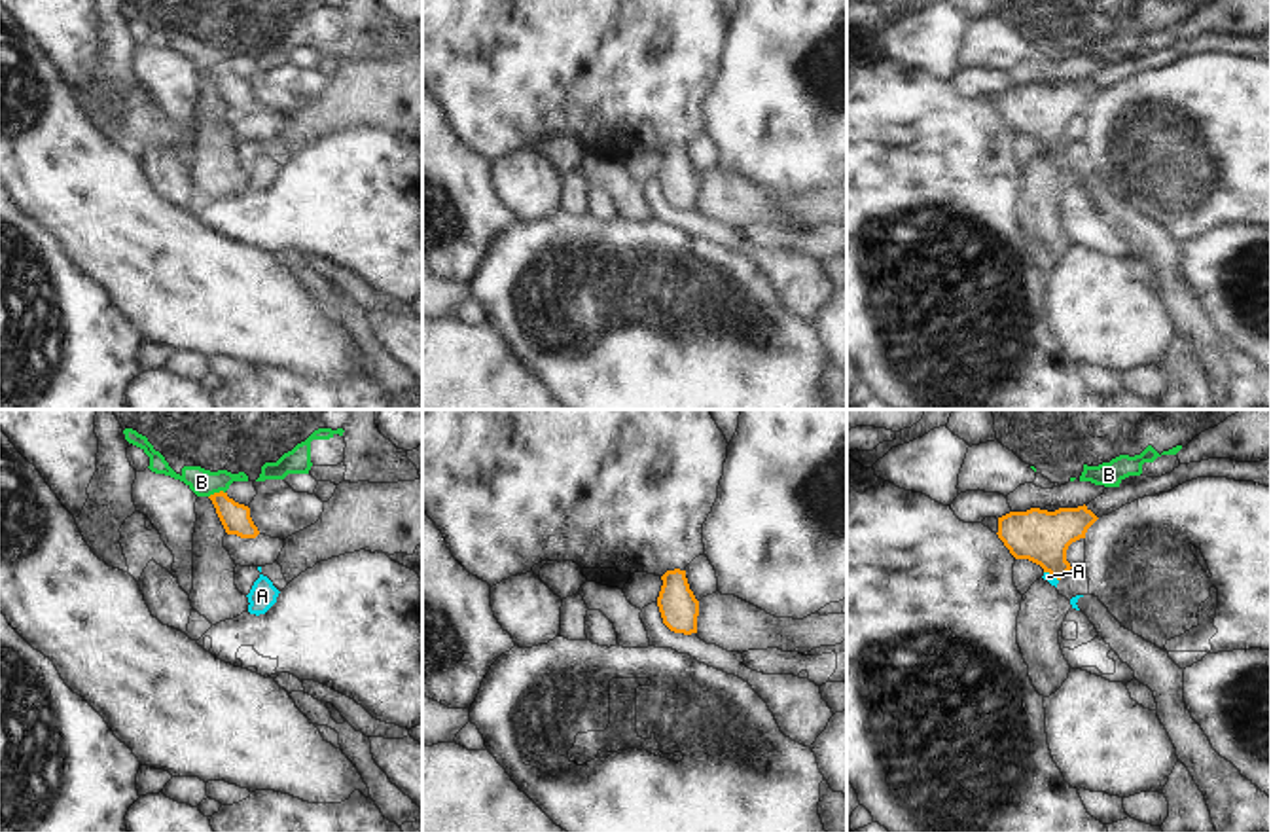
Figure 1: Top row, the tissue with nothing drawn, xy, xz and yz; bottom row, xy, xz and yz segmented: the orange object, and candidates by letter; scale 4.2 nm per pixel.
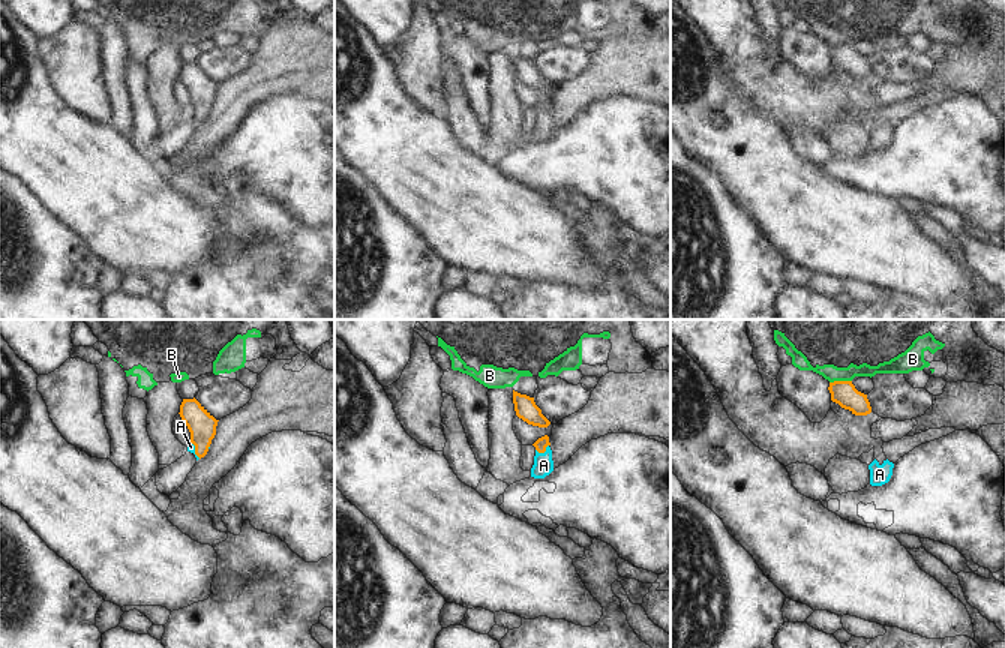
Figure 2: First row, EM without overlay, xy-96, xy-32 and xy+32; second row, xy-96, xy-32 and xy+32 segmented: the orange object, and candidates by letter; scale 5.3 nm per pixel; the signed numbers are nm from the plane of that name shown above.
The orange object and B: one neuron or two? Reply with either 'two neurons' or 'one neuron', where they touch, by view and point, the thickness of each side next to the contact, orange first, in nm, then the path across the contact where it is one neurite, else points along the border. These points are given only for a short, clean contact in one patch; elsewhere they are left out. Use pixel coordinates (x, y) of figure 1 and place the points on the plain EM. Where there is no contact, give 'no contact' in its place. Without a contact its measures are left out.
two neurons; contact xy (216, 69); calibres 130 and 110 nm; border xy (224, 67), (214, 67), (209, 72)

